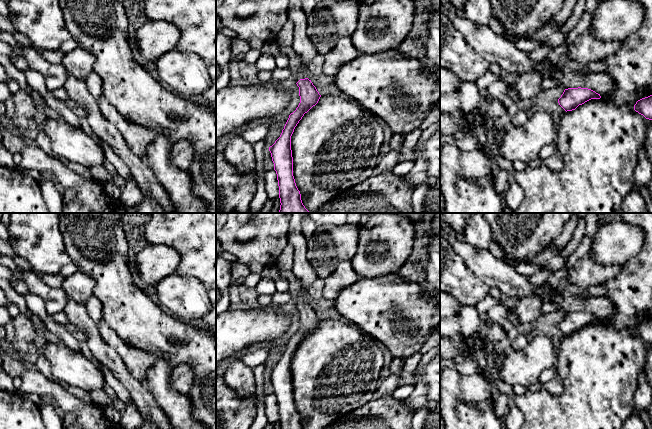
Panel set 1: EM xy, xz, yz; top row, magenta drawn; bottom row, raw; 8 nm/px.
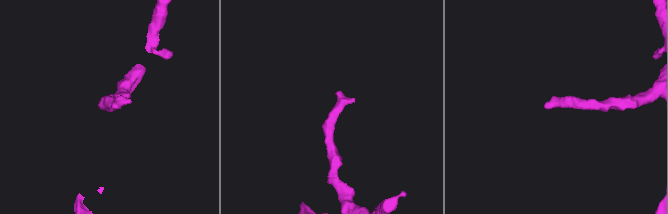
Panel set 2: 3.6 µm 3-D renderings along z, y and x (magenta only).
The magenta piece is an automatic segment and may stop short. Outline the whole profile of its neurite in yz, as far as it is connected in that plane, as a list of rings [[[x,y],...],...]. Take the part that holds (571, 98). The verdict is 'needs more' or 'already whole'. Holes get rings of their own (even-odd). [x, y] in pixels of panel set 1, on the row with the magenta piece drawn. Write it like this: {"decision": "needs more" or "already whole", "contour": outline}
{"decision": "already whole", "contour": [[[568,88],[565,89],[558,99],[559,105],[567,112],[575,110],[579,105],[591,99],[600,99],[600,94],[588,88]]]}

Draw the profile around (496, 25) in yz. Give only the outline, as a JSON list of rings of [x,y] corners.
[[[491,17],[489,21],[489,26],[497,35],[503,37],[506,40],[509,40],[509,36],[507,35],[504,26],[500,20],[495,17]]]

